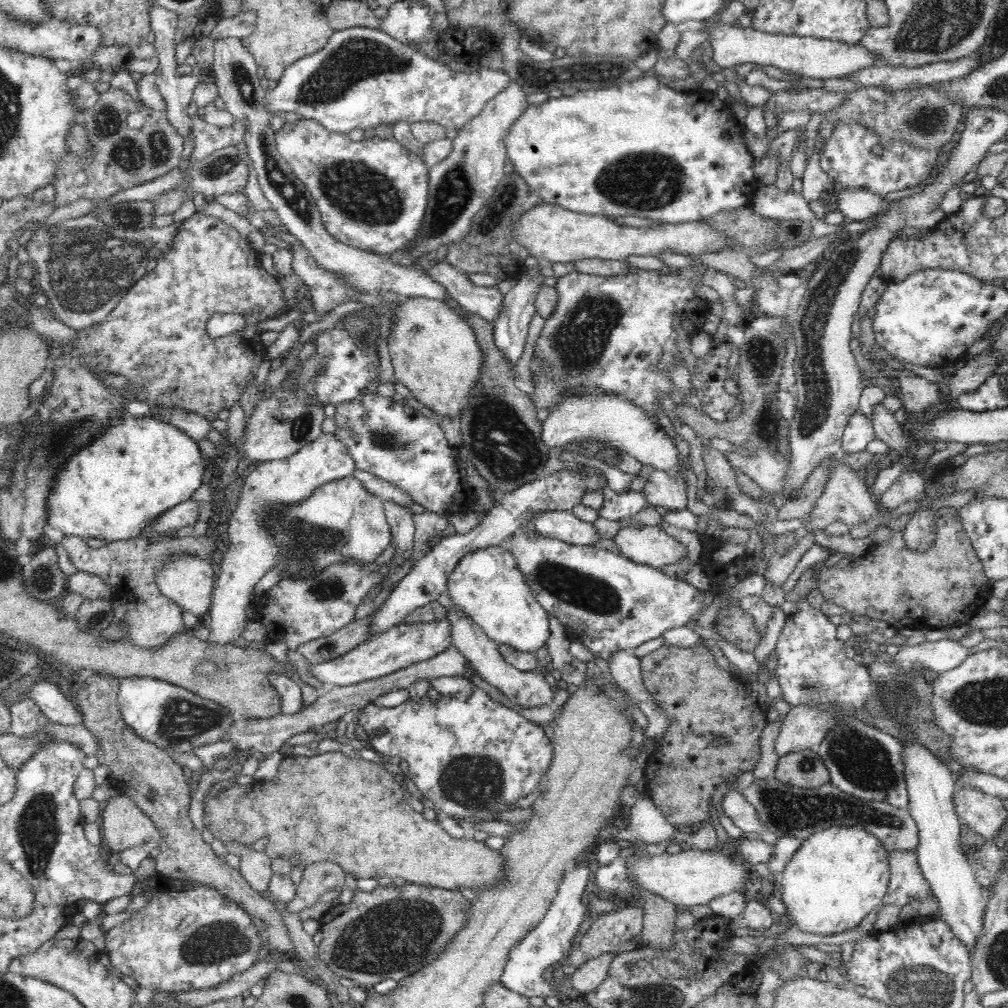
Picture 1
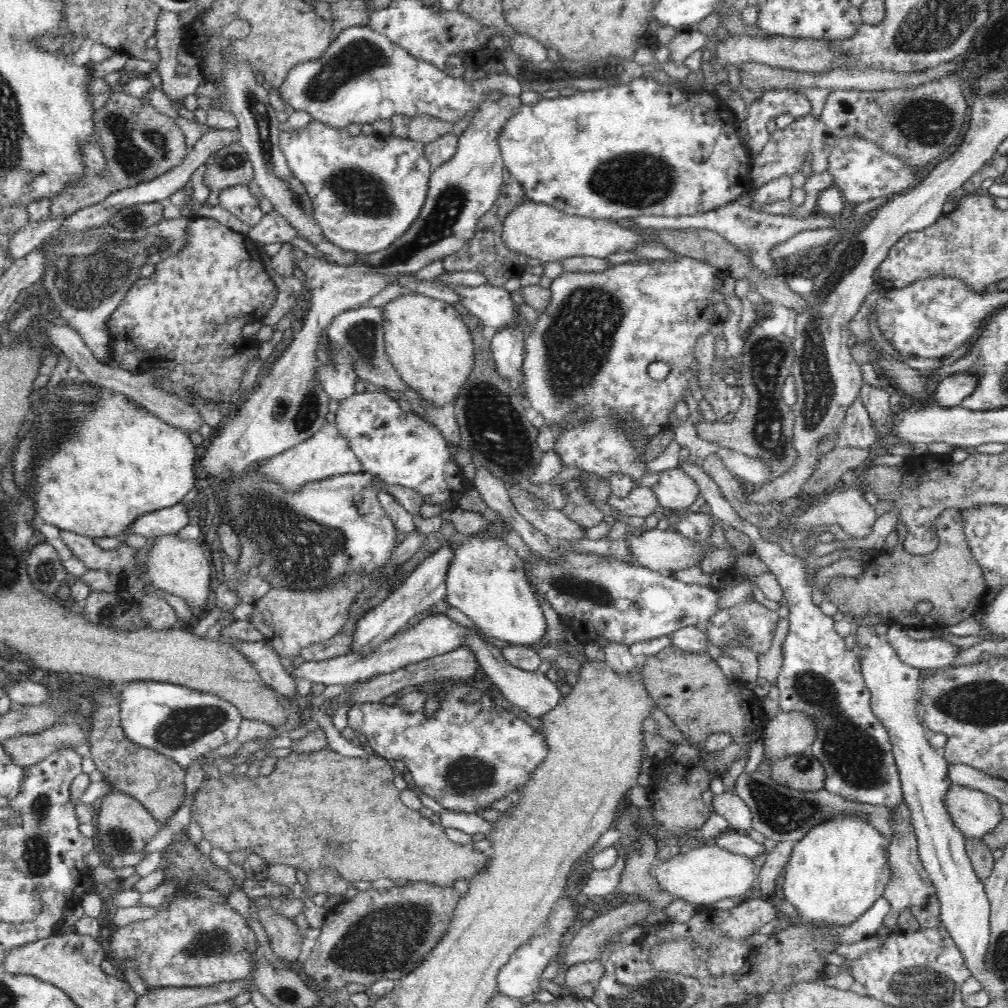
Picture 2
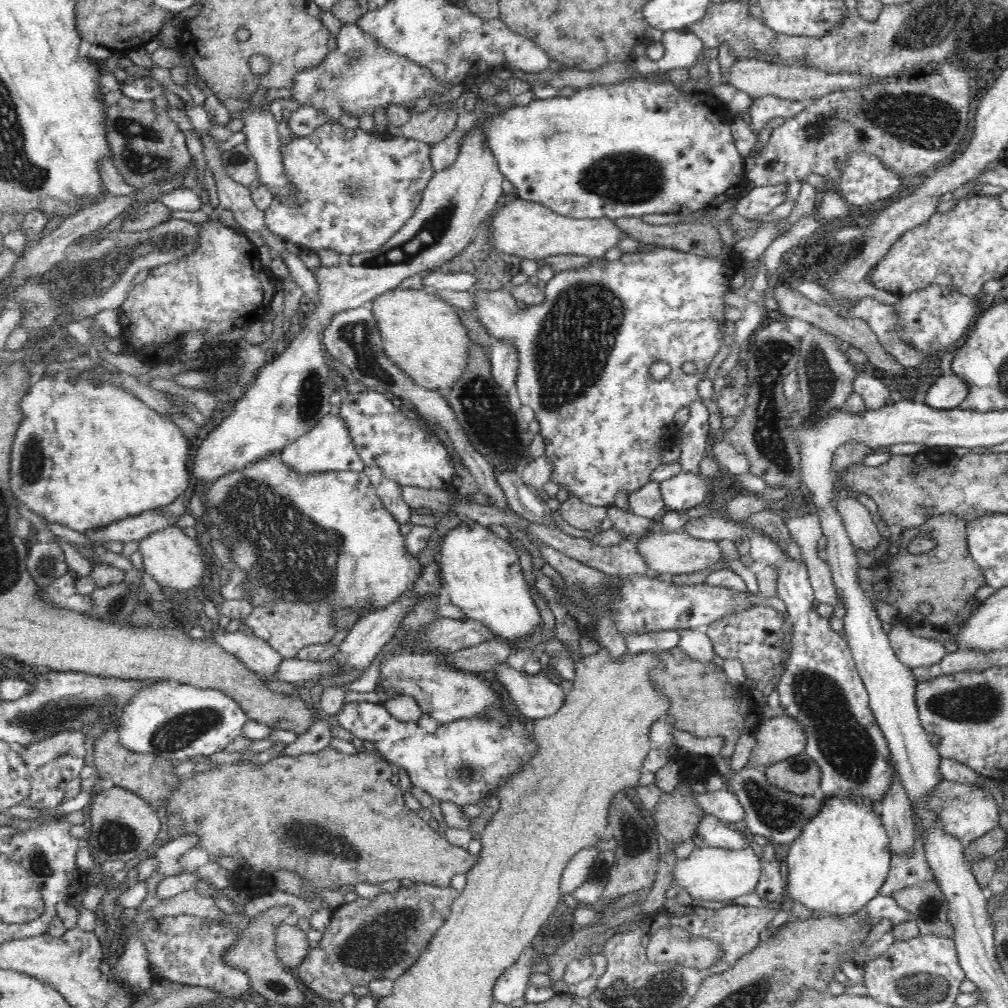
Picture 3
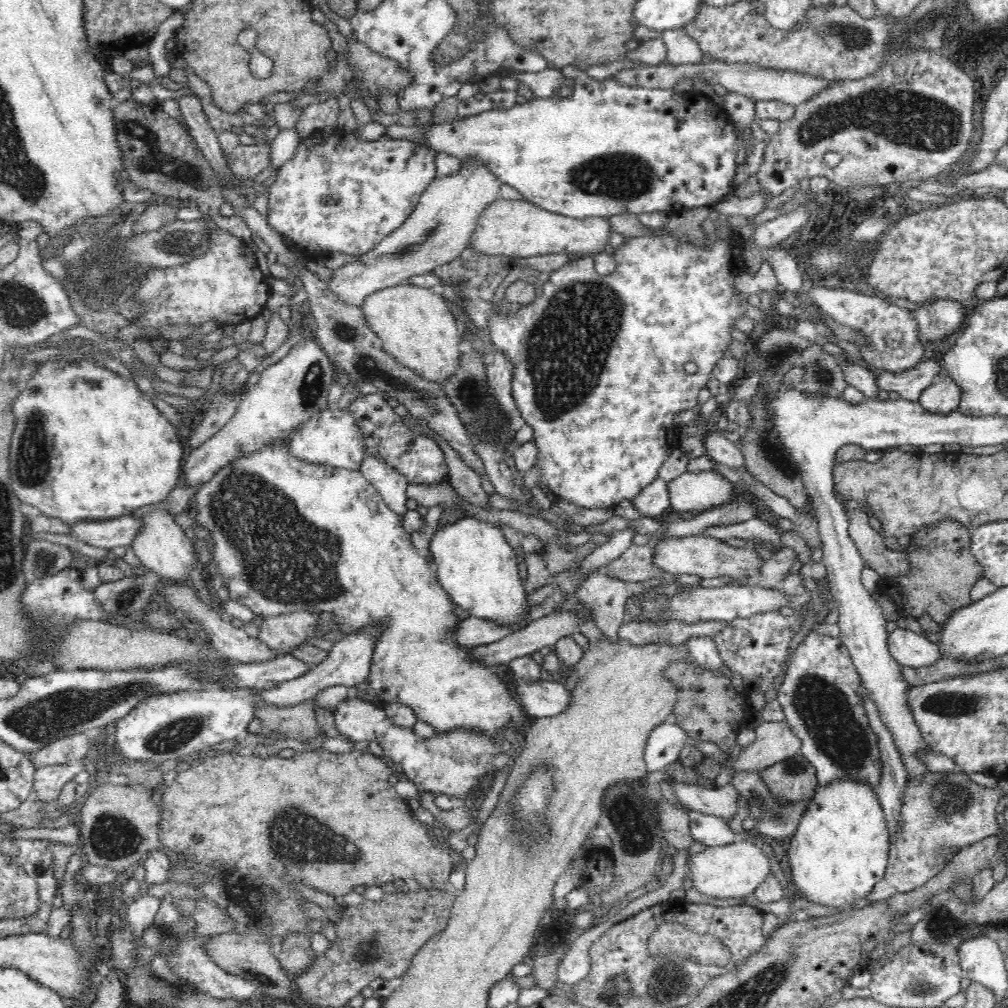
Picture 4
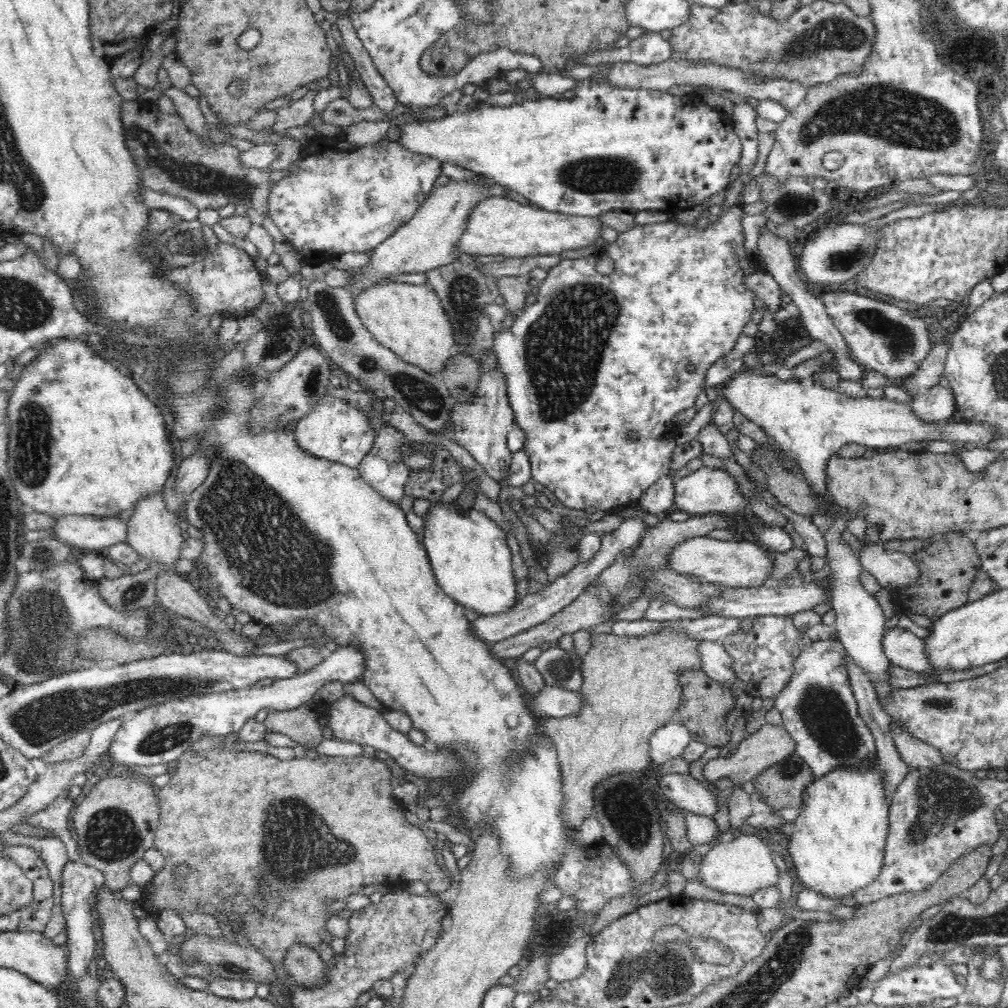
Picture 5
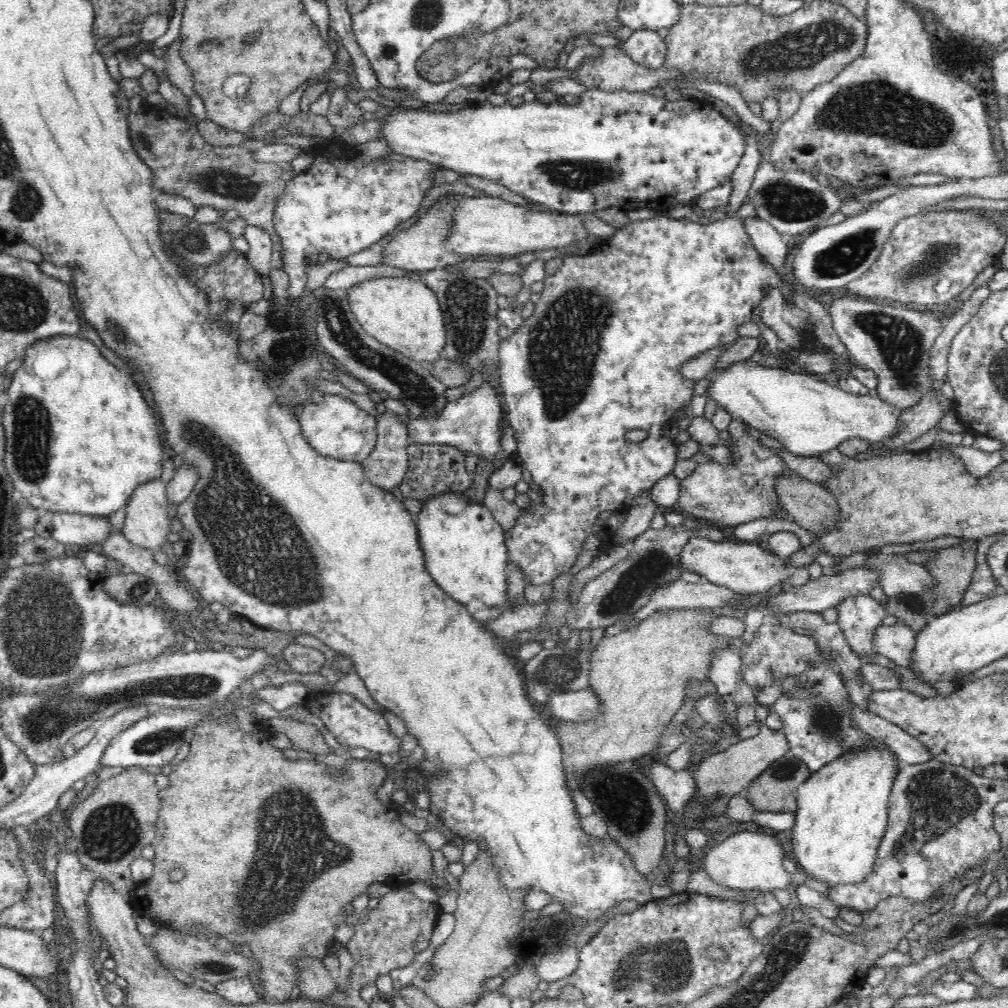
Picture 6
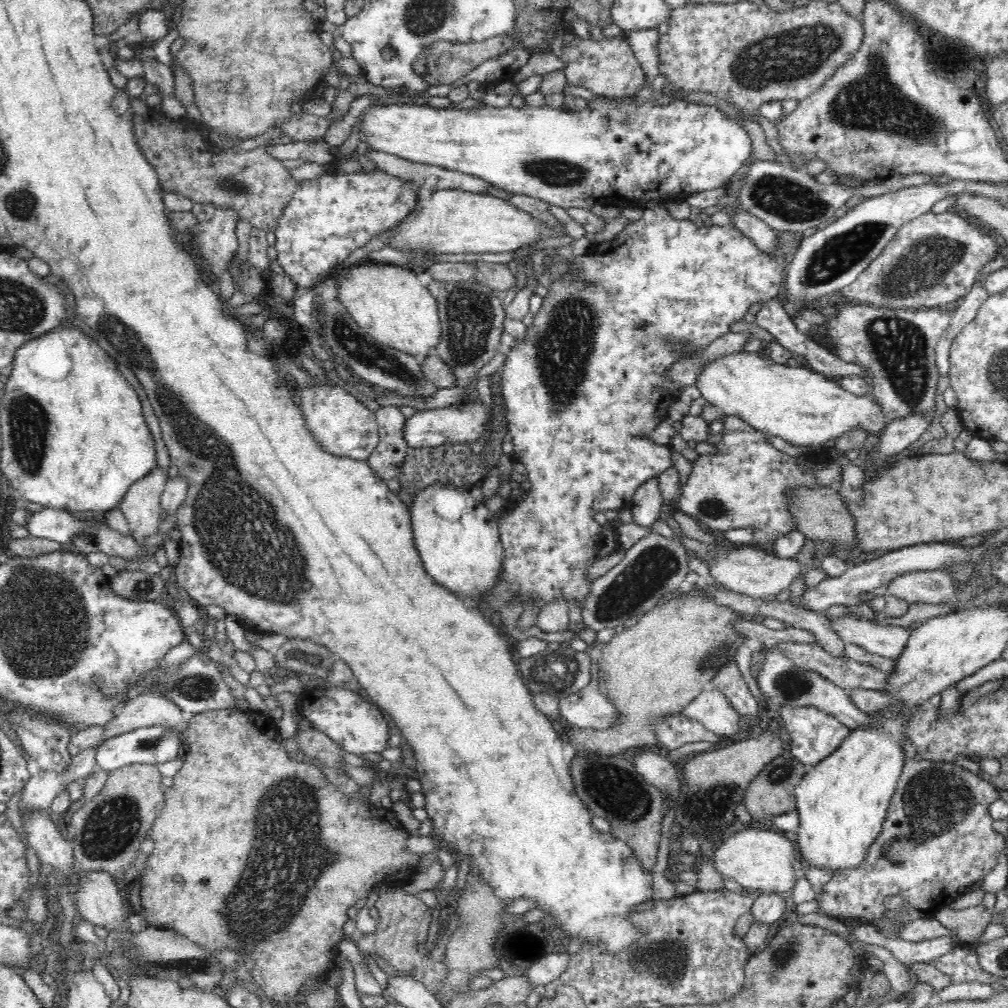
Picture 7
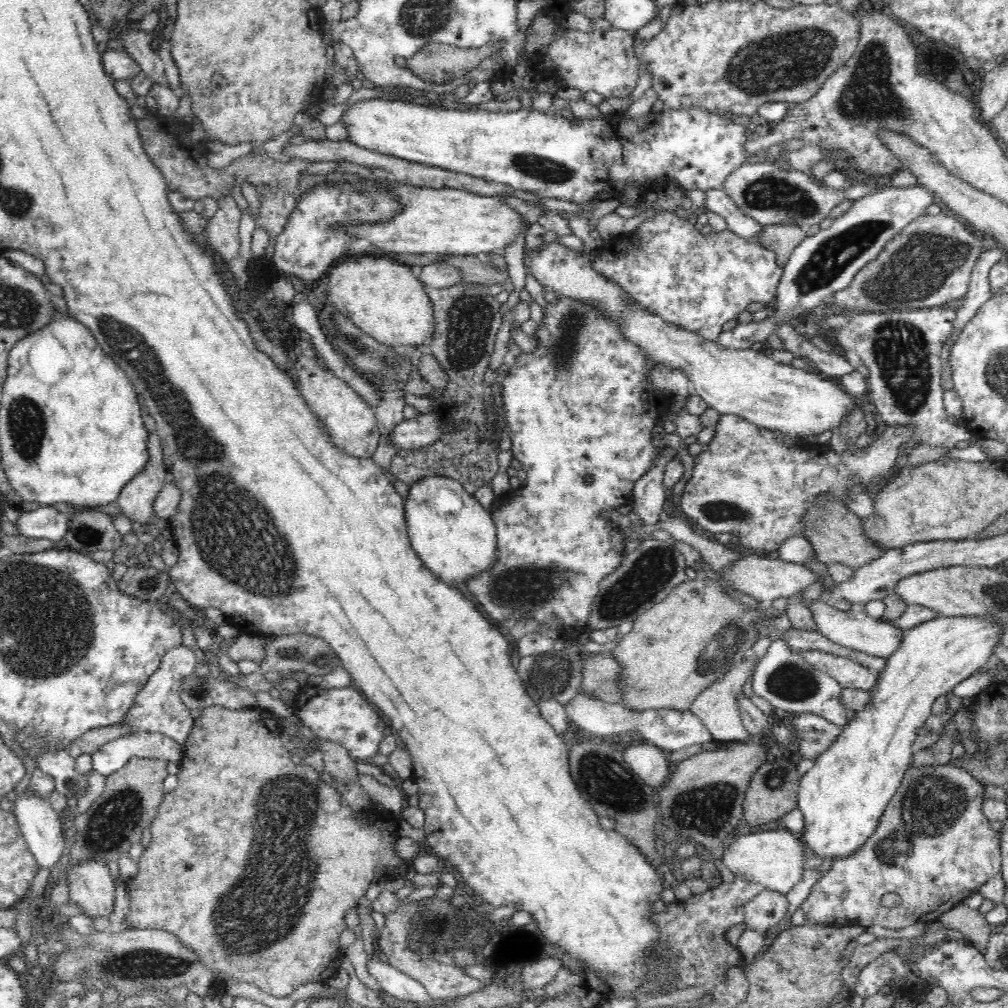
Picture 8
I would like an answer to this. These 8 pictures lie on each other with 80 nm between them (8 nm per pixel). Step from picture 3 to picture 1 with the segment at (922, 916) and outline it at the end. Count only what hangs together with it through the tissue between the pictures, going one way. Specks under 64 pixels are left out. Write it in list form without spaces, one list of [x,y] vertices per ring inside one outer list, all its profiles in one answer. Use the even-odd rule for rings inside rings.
[[[916,848],[889,851],[891,880],[883,899],[883,905],[908,906],[910,902],[924,903],[934,896],[919,866]]]

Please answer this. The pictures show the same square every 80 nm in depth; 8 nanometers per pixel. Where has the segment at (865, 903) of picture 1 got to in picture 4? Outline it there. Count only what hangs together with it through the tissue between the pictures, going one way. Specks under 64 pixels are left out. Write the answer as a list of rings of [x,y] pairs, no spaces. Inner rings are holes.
[[[838,778],[830,784],[818,784],[808,800],[796,832],[788,840],[792,880],[802,895],[816,905],[849,908],[855,900],[864,899],[885,878],[888,867],[890,833],[885,814],[877,797],[876,786],[865,780]]]

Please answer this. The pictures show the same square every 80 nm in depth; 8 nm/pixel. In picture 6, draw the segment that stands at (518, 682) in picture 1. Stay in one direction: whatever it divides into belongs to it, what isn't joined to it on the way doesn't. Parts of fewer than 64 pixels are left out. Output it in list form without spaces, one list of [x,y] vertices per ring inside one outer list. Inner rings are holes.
[[[588,686],[579,691],[553,693],[548,710],[552,712],[553,719],[581,723],[597,719],[603,713],[603,706],[594,689]]]

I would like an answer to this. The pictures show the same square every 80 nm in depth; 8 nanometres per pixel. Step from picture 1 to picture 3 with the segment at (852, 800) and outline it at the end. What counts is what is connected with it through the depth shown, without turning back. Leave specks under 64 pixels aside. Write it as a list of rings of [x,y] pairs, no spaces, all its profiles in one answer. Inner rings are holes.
[[[677,730],[675,744],[695,755],[711,758],[718,771],[724,774],[726,784],[735,791],[740,804],[744,807],[745,819],[747,820],[745,829],[752,835],[759,834],[764,836],[772,844],[779,845],[787,842],[790,845],[802,833],[806,820],[810,820],[818,812],[818,808],[822,808],[823,797],[820,794],[798,796],[772,786],[766,780],[766,775],[764,774],[765,766],[756,768],[745,766],[743,769],[734,770],[731,764],[731,757],[721,755],[724,739],[720,736],[701,739],[683,730]]]

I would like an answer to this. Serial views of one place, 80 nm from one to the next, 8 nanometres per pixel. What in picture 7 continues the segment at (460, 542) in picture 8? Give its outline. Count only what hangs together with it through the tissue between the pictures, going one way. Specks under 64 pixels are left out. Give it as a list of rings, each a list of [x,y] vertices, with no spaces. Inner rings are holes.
[[[432,482],[420,488],[412,494],[409,509],[415,547],[428,574],[460,599],[482,599],[502,568],[504,549],[496,516],[476,493],[449,482]]]

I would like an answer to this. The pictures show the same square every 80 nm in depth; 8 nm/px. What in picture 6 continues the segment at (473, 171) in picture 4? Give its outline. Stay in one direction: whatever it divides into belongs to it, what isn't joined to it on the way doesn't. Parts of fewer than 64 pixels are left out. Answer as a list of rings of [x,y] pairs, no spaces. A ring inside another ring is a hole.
[[[452,204],[434,205],[430,207],[417,221],[415,225],[402,231],[395,239],[382,248],[387,264],[394,268],[413,272],[427,272],[429,270],[454,264],[463,260],[463,256],[444,247],[444,240],[450,232],[450,218],[452,218]]]

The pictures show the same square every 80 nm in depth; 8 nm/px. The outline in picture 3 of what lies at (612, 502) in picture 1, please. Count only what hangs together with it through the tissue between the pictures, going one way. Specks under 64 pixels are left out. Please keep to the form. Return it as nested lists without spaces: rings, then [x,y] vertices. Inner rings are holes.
[[[650,481],[640,490],[629,494],[629,510],[636,516],[653,519],[658,513],[666,509],[663,496],[661,496],[661,483]]]

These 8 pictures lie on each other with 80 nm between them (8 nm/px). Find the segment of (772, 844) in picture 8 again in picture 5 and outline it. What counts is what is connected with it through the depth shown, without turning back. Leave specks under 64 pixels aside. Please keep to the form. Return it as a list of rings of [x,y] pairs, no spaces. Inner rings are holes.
[[[740,834],[730,840],[724,839],[703,857],[699,876],[706,887],[724,894],[752,897],[758,890],[777,888],[781,872],[772,857],[771,840],[750,834]]]

